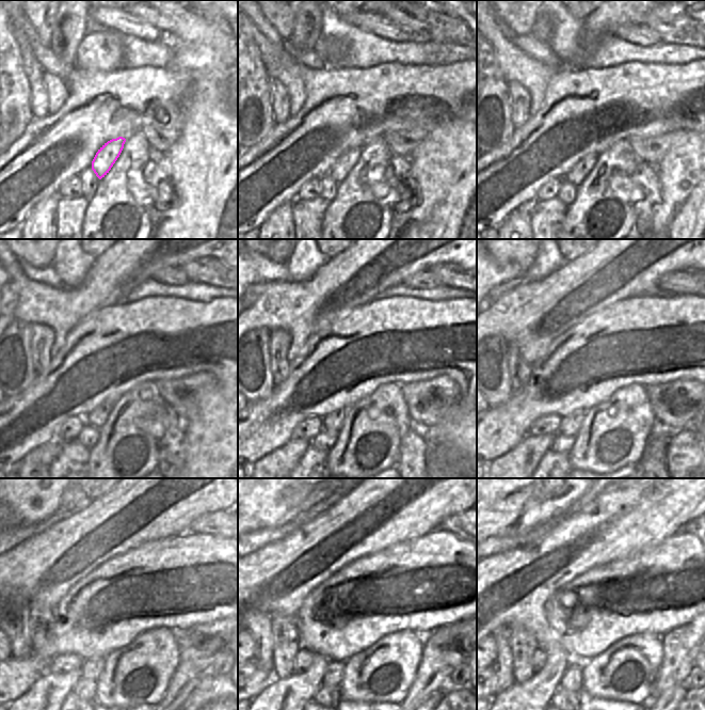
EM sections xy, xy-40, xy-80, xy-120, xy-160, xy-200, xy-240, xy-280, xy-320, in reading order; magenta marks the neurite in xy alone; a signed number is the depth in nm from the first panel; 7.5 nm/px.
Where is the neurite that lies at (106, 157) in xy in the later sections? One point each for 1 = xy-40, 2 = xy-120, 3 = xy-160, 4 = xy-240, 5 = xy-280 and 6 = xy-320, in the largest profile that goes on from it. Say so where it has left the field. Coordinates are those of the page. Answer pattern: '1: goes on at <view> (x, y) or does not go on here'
1: goes on at xy-40 (343, 164)
2: goes on at xy-120 (97, 417)
3: goes on at xy-160 (332, 423)
4: goes on at xy-240 (92, 667)
5: goes on at xy-280 (334, 673)
6: goes on at xy-320 (572, 680)

